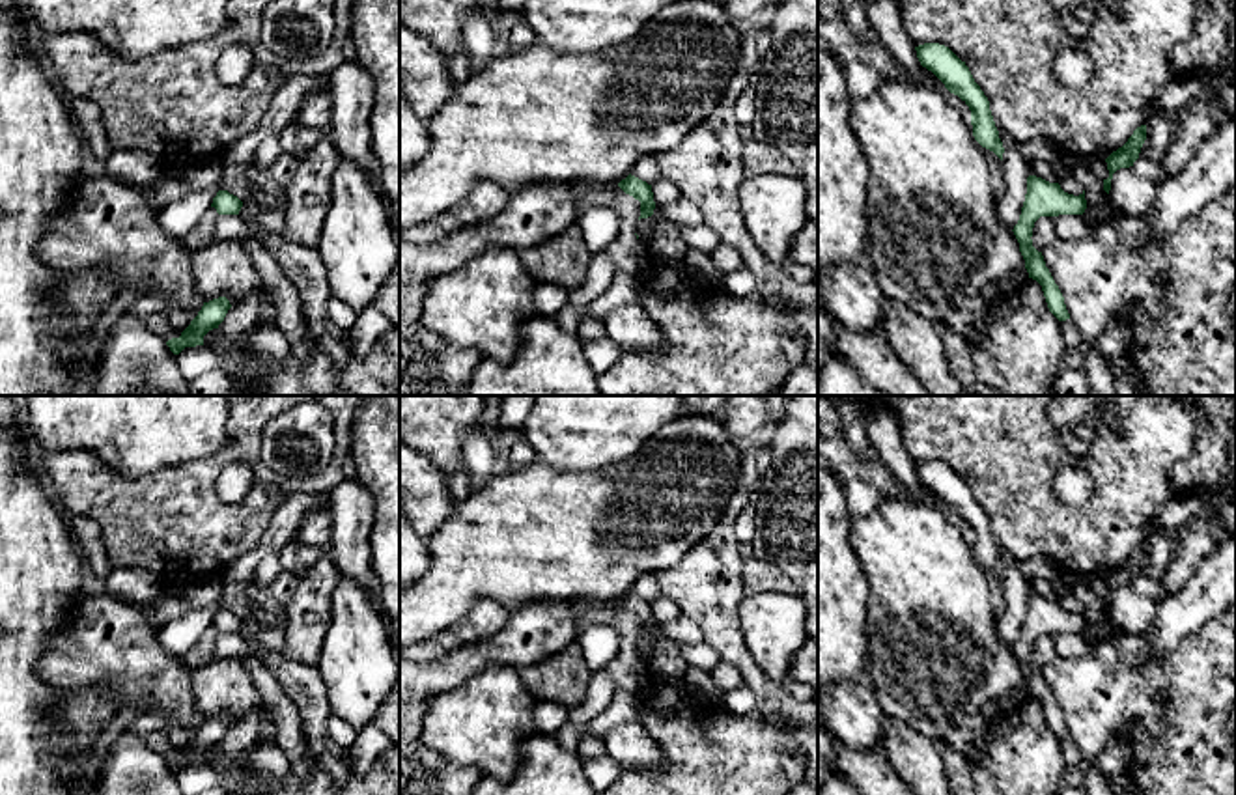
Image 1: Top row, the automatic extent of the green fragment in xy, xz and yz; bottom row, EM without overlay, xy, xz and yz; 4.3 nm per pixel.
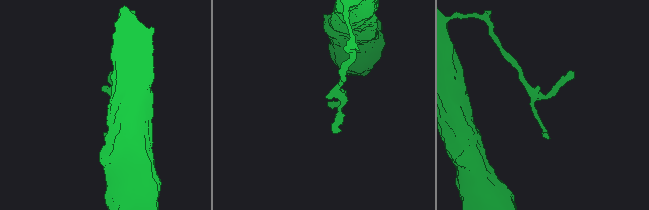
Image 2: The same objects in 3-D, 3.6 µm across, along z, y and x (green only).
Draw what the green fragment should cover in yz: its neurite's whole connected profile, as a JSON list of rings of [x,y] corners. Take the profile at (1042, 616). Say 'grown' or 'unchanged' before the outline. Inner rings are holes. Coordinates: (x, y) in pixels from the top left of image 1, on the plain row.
unchanged; [[[1027,595],[1027,612],[1021,625],[1014,653],[1019,661],[1019,670],[1025,677],[1029,696],[1042,704],[1049,730],[1059,737],[1070,737],[1064,715],[1046,685],[1042,670],[1032,664],[1032,646],[1040,635],[1083,633],[1087,627],[1085,608],[1079,614],[1068,612],[1059,601],[1049,601],[1042,595]]]

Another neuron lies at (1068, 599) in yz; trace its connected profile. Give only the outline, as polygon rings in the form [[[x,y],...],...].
[[[1060,573],[1062,579],[1062,595],[1059,597],[1059,603],[1064,610],[1079,614],[1083,612],[1085,605],[1077,599],[1074,586],[1079,580],[1072,573]]]

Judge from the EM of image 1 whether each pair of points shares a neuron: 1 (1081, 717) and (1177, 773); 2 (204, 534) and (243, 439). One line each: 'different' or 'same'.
1: same
2: same

